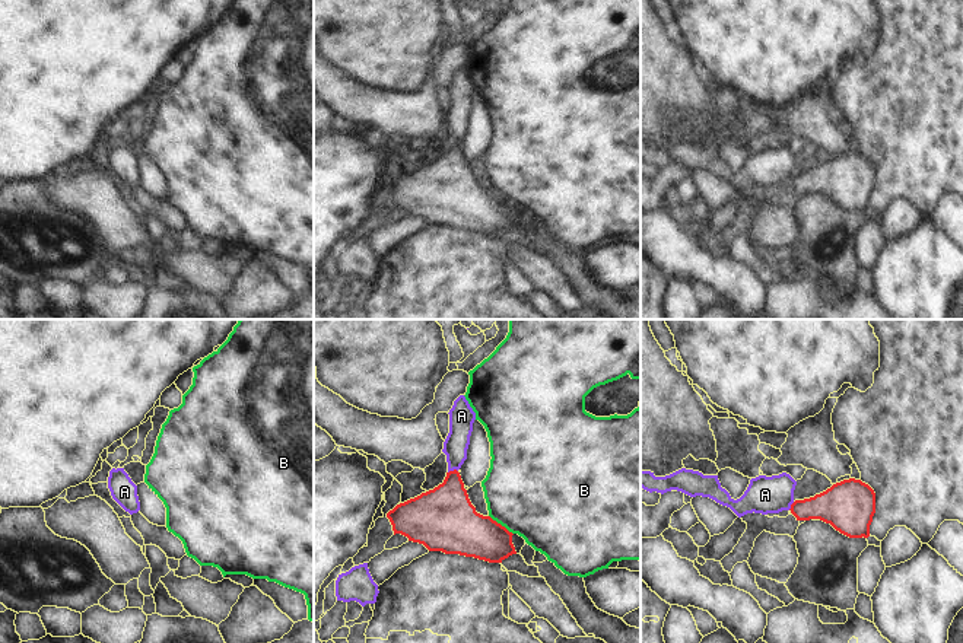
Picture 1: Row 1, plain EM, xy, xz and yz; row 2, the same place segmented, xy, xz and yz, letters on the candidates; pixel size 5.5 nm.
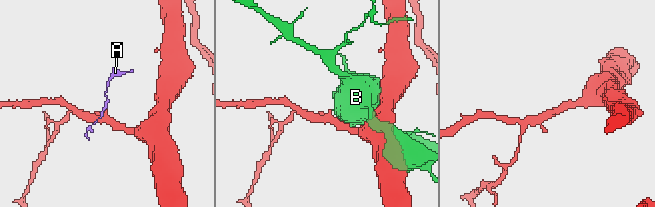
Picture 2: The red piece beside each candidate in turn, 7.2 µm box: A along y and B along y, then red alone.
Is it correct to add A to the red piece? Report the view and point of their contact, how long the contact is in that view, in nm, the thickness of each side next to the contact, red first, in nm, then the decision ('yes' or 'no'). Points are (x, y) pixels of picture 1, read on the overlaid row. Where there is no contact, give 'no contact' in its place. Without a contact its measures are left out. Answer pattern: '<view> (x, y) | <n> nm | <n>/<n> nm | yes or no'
xz (454, 470) | 60 nm | 300/140 nm | no

